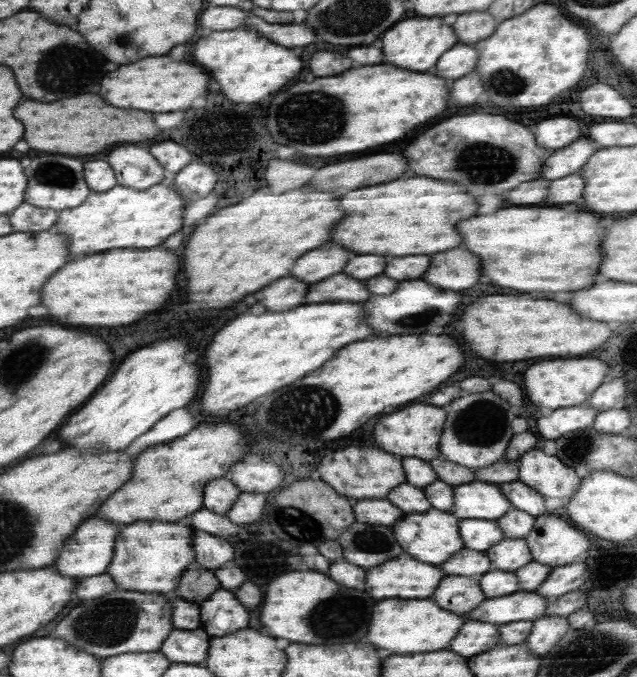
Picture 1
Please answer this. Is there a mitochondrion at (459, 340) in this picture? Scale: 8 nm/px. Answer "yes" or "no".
no

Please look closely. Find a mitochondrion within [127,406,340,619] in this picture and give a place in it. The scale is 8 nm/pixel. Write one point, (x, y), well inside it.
(309, 524)

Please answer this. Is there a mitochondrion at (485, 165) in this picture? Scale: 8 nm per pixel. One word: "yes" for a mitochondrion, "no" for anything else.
yes

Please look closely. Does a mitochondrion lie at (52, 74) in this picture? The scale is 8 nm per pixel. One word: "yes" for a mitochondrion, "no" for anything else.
yes

